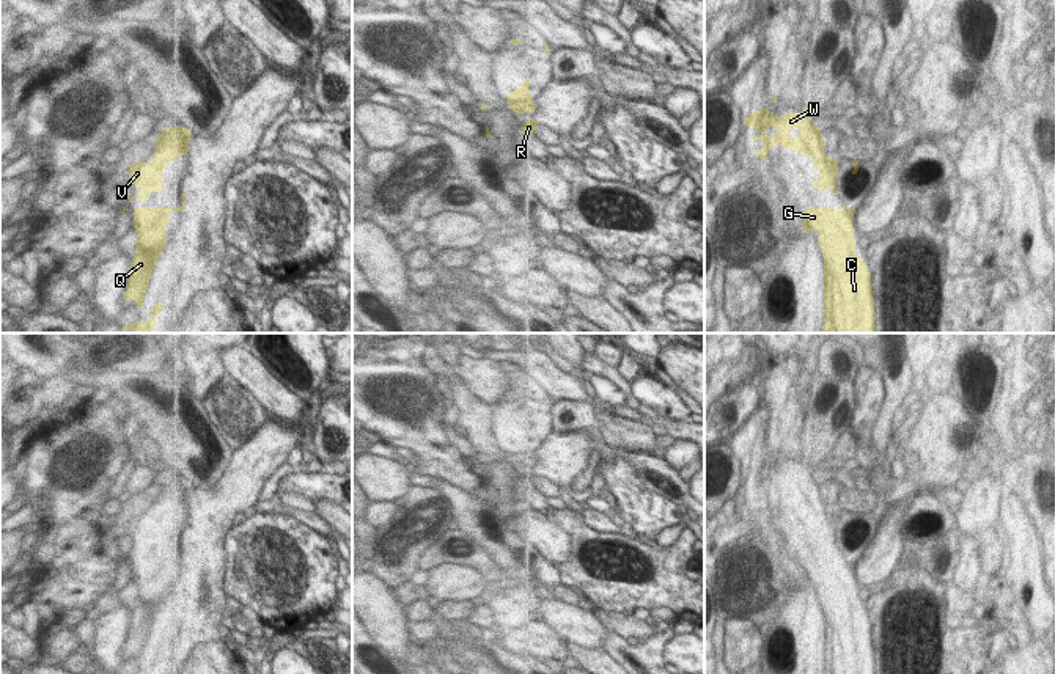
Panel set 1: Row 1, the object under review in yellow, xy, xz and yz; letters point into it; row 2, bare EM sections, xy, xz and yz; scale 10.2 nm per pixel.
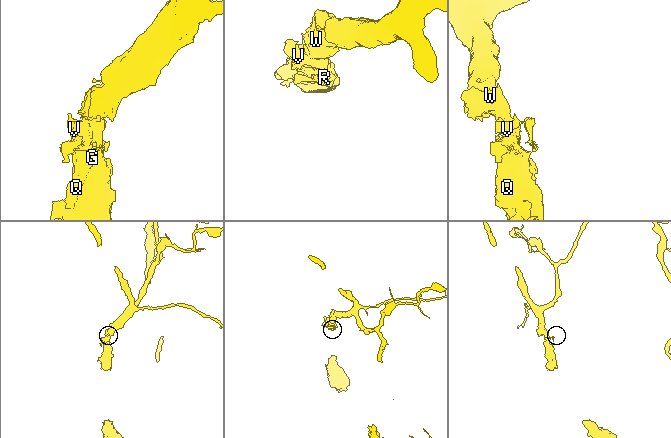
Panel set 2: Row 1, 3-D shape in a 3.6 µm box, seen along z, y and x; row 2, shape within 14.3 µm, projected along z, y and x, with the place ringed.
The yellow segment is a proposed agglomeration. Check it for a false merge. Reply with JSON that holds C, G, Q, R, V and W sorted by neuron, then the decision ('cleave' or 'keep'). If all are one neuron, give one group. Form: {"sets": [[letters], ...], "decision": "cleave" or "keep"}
{"sets": [["C", "G", "Q", "R", "V", "W"]], "decision": "keep"}

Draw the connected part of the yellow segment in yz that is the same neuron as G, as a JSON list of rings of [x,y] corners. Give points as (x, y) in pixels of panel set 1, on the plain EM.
[[[803,559],[802,586],[819,583],[816,588],[824,613],[824,658],[825,674],[876,674],[871,622],[855,605],[855,589],[852,588],[855,561]]]

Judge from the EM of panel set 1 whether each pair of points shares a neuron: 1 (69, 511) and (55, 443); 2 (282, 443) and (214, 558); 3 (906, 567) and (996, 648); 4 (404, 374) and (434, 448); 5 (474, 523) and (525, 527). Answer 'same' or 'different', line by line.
1: same
2: same
3: same
4: same
5: different

